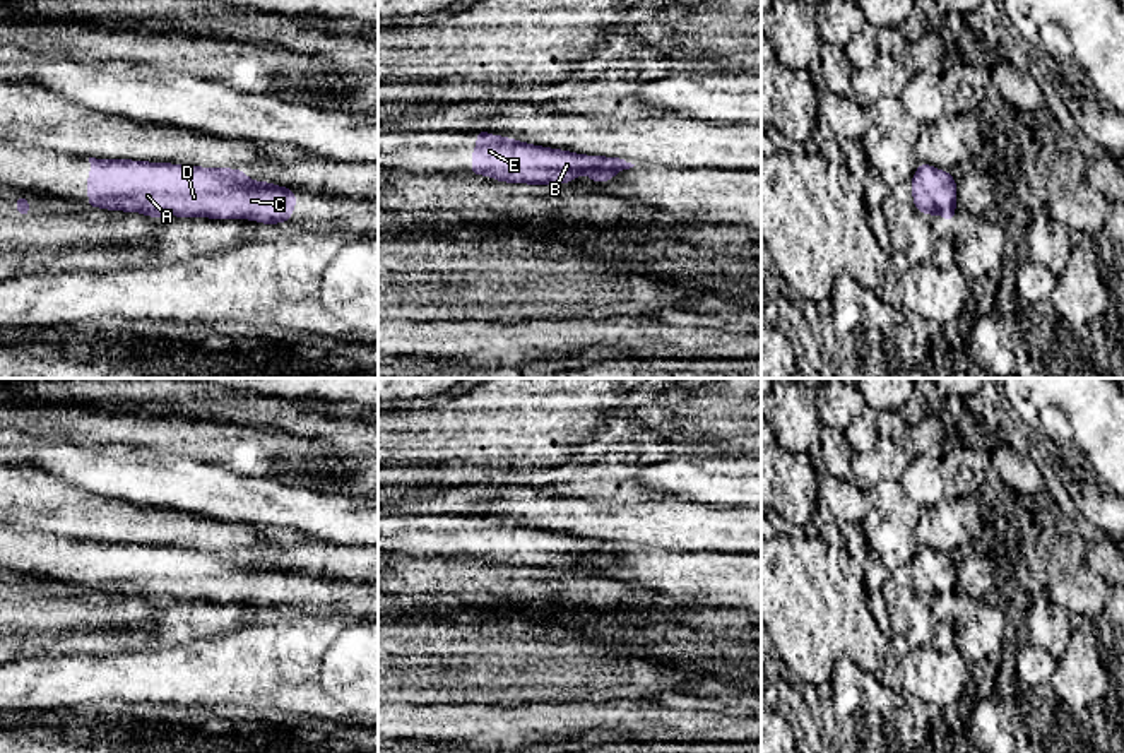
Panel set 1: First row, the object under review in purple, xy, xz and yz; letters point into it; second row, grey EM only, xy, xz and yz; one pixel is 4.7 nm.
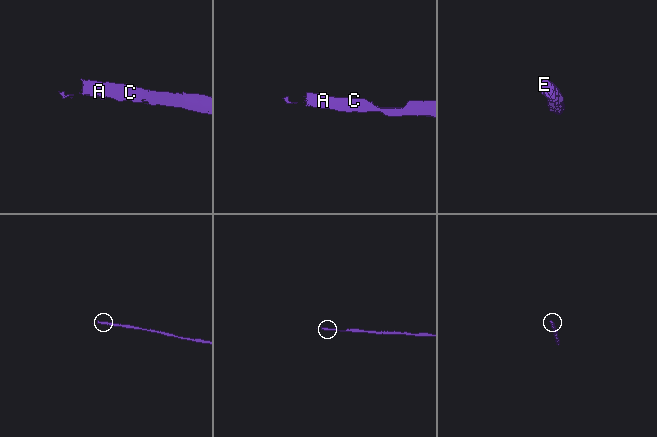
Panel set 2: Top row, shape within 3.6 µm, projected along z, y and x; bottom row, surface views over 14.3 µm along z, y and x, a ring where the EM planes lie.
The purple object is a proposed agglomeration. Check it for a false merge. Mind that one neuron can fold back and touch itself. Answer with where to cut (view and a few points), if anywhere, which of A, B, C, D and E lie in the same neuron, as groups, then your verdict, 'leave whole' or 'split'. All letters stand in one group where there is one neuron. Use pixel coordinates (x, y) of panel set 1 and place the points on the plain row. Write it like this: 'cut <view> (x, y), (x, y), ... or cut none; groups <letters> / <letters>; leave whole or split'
cut none; groups A B C D E; leave whole

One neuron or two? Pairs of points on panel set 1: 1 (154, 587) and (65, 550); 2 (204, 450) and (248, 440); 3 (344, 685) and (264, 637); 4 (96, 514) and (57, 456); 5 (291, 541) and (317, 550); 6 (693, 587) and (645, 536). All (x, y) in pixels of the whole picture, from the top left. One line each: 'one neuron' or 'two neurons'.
1: one neuron
2: one neuron
3: one neuron
4: two neurons
5: one neuron
6: two neurons

